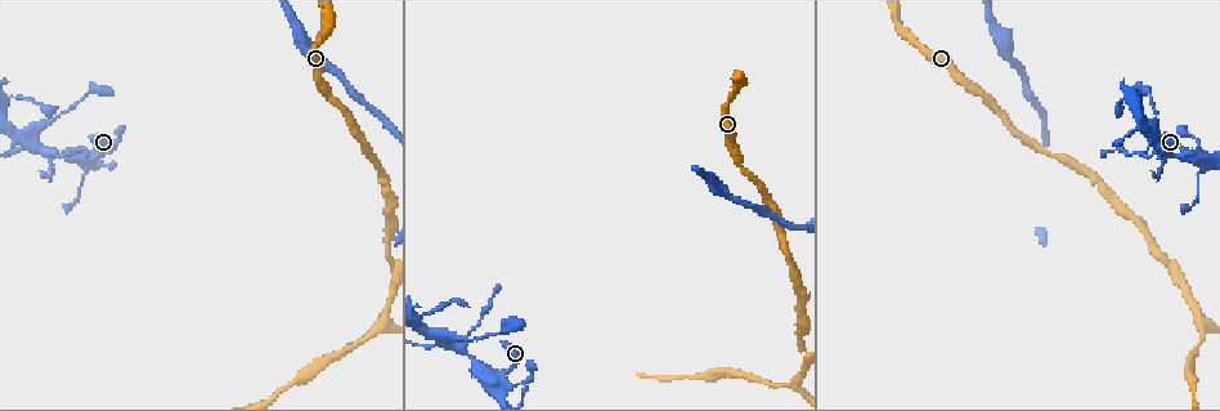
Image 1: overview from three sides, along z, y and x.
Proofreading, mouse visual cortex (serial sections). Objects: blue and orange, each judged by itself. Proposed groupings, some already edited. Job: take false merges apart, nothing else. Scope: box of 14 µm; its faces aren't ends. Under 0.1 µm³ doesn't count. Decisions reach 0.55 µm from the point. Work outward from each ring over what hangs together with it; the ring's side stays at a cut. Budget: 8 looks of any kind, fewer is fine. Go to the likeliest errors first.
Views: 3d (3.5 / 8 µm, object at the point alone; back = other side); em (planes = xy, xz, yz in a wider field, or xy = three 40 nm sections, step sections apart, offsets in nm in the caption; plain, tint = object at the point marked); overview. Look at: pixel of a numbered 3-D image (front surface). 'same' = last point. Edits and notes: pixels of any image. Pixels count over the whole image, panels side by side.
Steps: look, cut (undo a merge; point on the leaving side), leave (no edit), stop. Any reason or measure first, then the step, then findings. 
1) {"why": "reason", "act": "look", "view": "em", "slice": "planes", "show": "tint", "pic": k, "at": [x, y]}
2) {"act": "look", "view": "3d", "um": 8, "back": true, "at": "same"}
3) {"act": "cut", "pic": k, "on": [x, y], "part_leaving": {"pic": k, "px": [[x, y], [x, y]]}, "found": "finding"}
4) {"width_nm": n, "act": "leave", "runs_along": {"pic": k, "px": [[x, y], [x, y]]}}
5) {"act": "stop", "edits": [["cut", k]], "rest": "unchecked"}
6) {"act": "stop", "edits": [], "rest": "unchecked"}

{"why": "a fork", "act": "look", "view": "3d", "um": 8, "pic": 1, "at": [381, 330]}

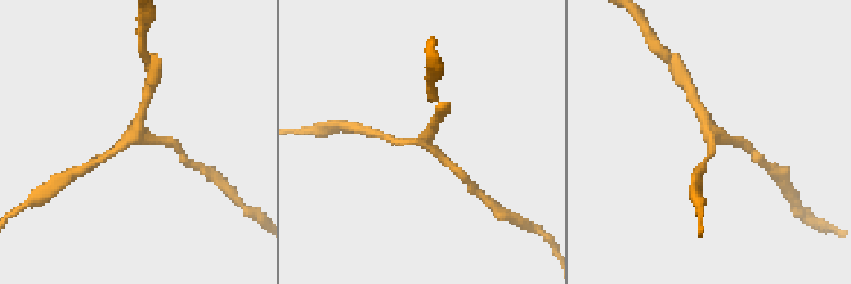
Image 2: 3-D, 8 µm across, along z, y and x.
{"act": "look", "view": "3d", "um": 3.5, "back": true, "pic": 2, "at": [712, 137]}

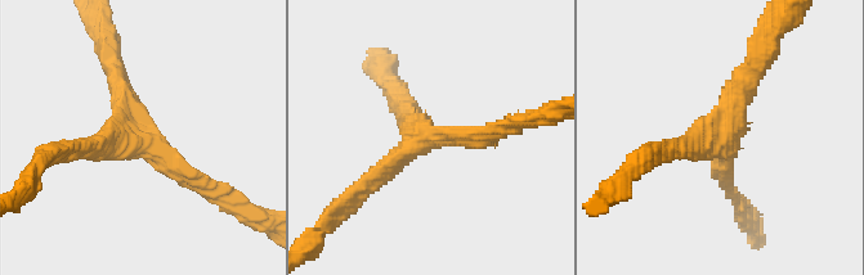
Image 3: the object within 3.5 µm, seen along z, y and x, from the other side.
{"arms": 3, "arm_widths_nm": [200, 250, 300], "act": "look", "view": "em", "slice": "xy", "step": 5, "show": "tint", "pic": 3, "at": [423, 140]}

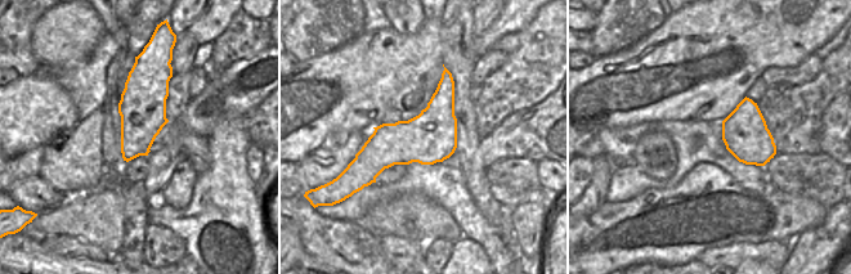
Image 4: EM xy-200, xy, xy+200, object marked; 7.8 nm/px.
{"act": "leave", "runs_along": {"pic": 3, "px": [[115, 70], [128, 134], [206, 185]]}, "found": "one cell here"}

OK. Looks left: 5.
{"why": "a narrow waist", "act": "look", "view": "em", "slice": "xy", "step": 2, "show": "tint", "pic": 1, "at": [85, 160]}

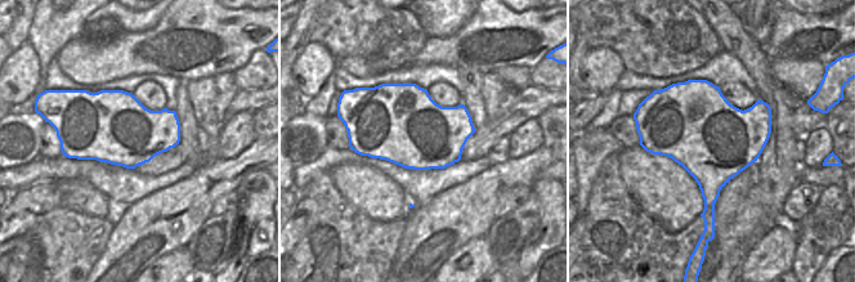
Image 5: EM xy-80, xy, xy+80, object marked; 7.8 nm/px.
{"why": "see where the arms go", "act": "look", "view": "3d", "um": 3.5, "at": "same"}

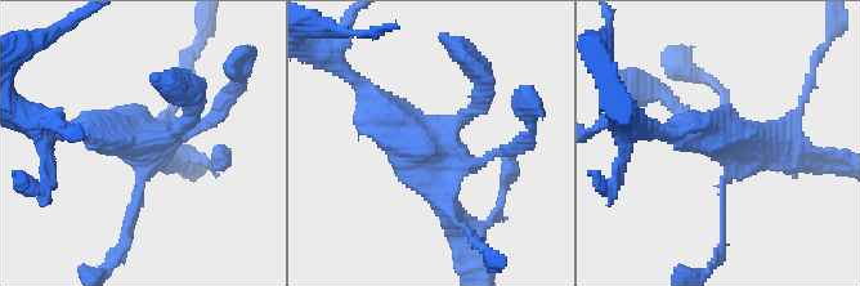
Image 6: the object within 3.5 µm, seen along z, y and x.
{"act": "leave", "runs_along": {"pic": 6, "px": [[196, 101], [168, 141], [81, 133]]}, "found": "all the same cell"}

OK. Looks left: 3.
{"why": "looks like a crossing", "act": "look", "view": "3d", "um": 3.5, "back": true, "pic": 1, "at": [444, 340]}

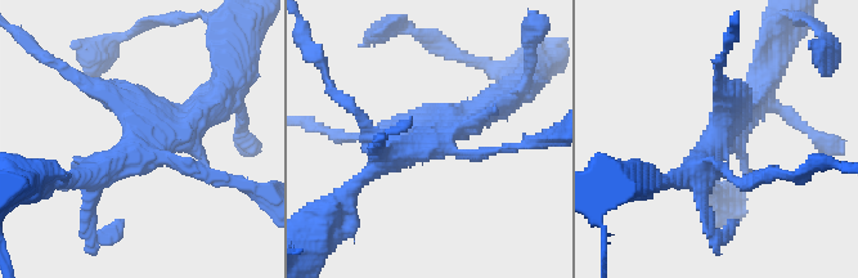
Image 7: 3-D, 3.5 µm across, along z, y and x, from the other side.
{"act": "look", "view": "em", "slice": "planes", "show": "tint", "pic": 7, "at": [429, 137]}

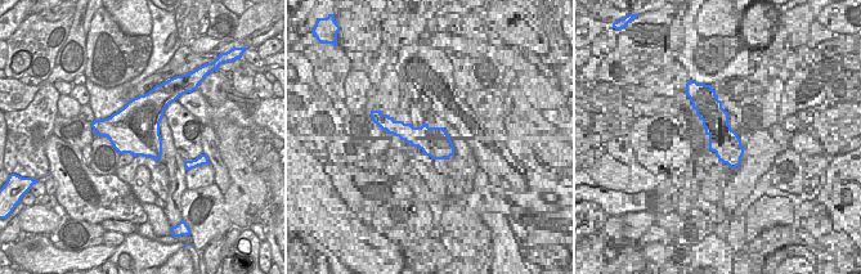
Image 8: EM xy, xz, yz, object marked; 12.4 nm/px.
{"arms": 4, "arm_widths_nm": [150, 250, 300, 350], "act": "leave", "runs_along": {"pic": 7, "px": [[75, 182], [212, 102]]}, "found": "one cell here"}

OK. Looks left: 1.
{"act": "stop", "edits": [], "rest": "unchecked"}

